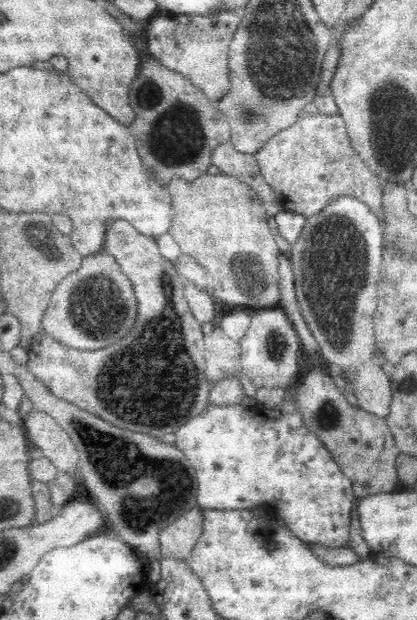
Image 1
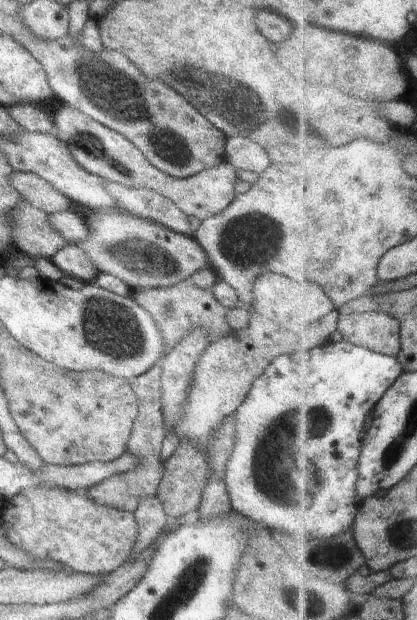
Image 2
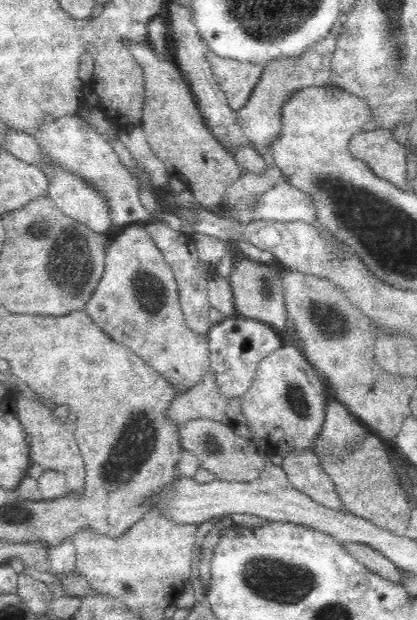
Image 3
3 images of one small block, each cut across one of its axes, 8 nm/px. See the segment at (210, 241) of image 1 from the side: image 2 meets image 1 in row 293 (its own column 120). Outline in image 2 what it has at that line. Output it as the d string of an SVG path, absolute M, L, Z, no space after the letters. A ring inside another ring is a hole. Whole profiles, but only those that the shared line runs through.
M119 211L95 212L84 218L90 236L84 242L74 244L84 250L98 273L117 276L132 290L169 287L210 268L208 256L196 239L178 234L153 220Z

